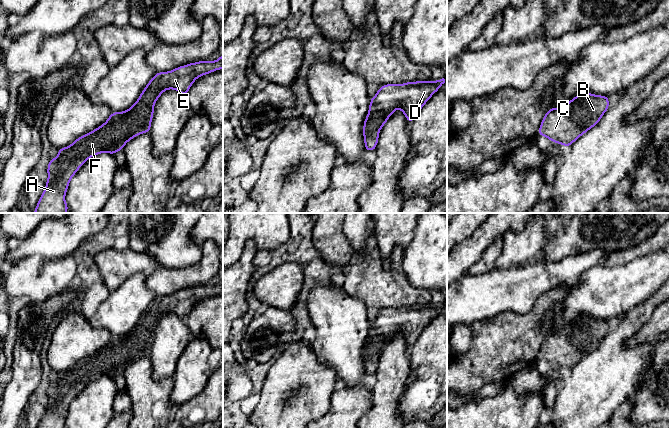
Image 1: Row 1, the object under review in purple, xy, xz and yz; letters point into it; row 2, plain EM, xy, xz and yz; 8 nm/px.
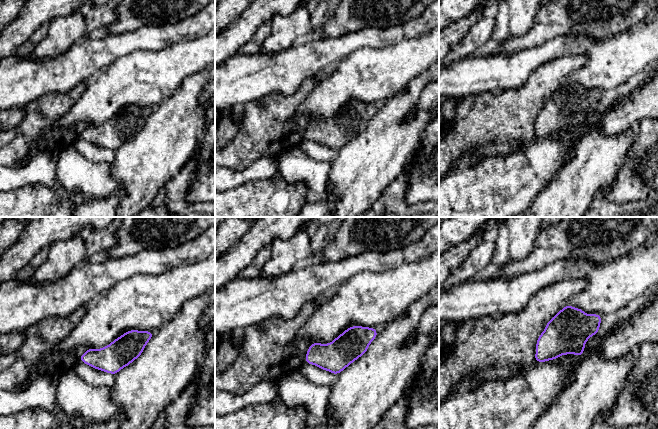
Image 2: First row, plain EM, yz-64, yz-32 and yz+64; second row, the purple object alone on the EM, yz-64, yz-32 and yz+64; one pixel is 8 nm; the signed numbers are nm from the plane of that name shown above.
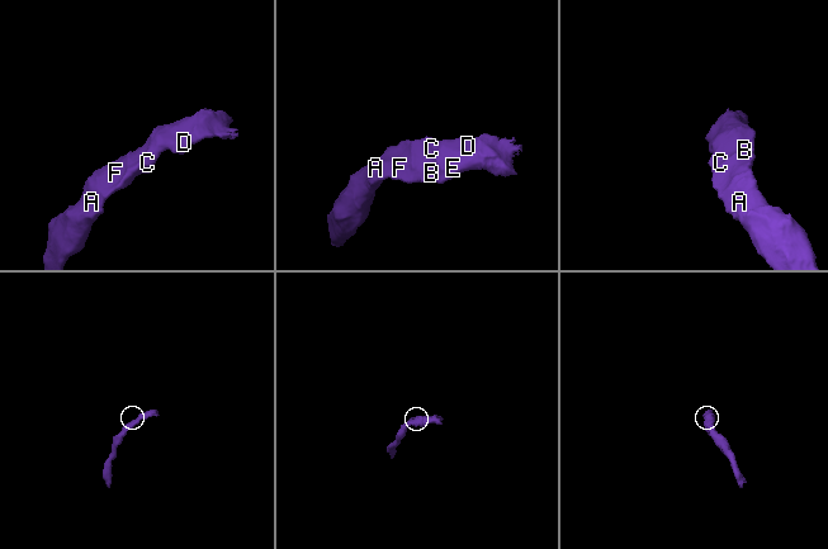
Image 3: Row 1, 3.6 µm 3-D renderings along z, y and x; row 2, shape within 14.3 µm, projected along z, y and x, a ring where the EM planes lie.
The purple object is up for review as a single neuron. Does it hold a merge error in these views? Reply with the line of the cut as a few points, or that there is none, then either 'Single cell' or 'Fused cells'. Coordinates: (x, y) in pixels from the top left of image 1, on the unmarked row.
No split. Single cell

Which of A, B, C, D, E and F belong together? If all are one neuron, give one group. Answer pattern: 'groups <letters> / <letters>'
groups A B C D E F

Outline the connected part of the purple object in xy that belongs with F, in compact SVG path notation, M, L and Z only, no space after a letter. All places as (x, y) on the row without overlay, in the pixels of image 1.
M223 278L215 285L203 284L179 290L171 295L156 296L141 316L139 322L128 334L112 336L101 350L78 361L71 369L58 373L57 381L49 383L47 391L48 403L45 414L42 416L37 428L67 428L65 420L70 404L88 383L100 377L114 379L117 375L122 375L125 368L134 361L143 357L150 357L155 326L164 315L174 313L181 319L186 320L197 302L220 293L223 293Z

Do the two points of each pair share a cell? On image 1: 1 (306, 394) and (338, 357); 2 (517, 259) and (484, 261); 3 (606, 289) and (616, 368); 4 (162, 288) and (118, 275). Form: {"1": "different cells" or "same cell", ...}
{"1": "different cells", "2": "different cells", "3": "different cells", "4": "different cells"}

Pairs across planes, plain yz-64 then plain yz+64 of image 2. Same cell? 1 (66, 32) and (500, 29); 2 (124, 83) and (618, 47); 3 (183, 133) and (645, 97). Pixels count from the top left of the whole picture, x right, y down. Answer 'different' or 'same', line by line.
1: same
2: same
3: different

